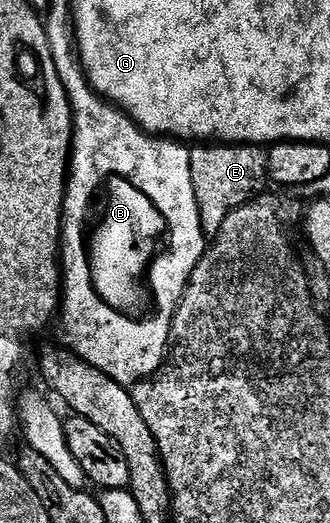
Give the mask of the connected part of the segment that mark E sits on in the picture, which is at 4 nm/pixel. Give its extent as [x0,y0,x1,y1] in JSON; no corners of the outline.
[190,142,269,238]

